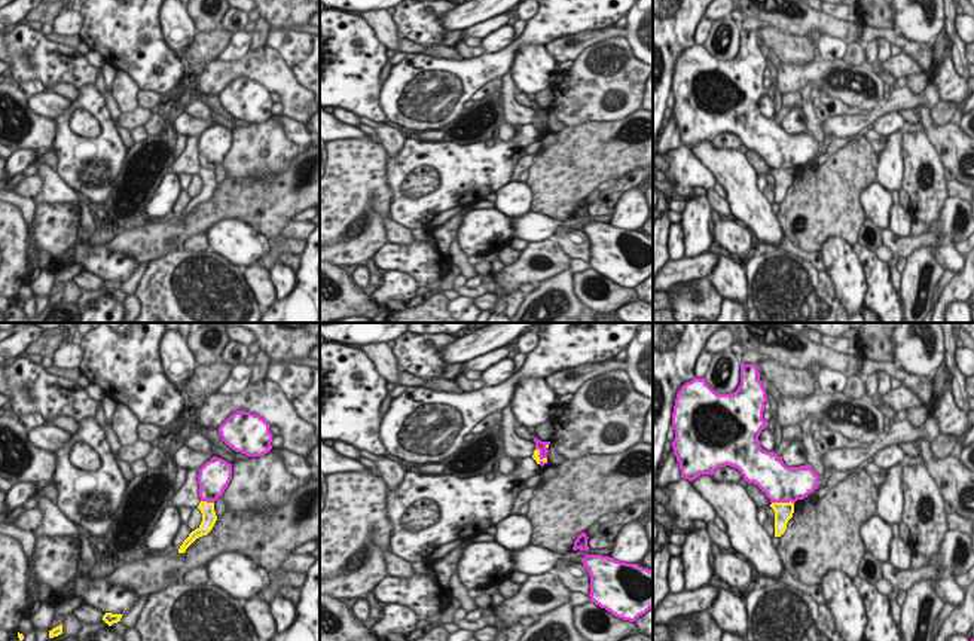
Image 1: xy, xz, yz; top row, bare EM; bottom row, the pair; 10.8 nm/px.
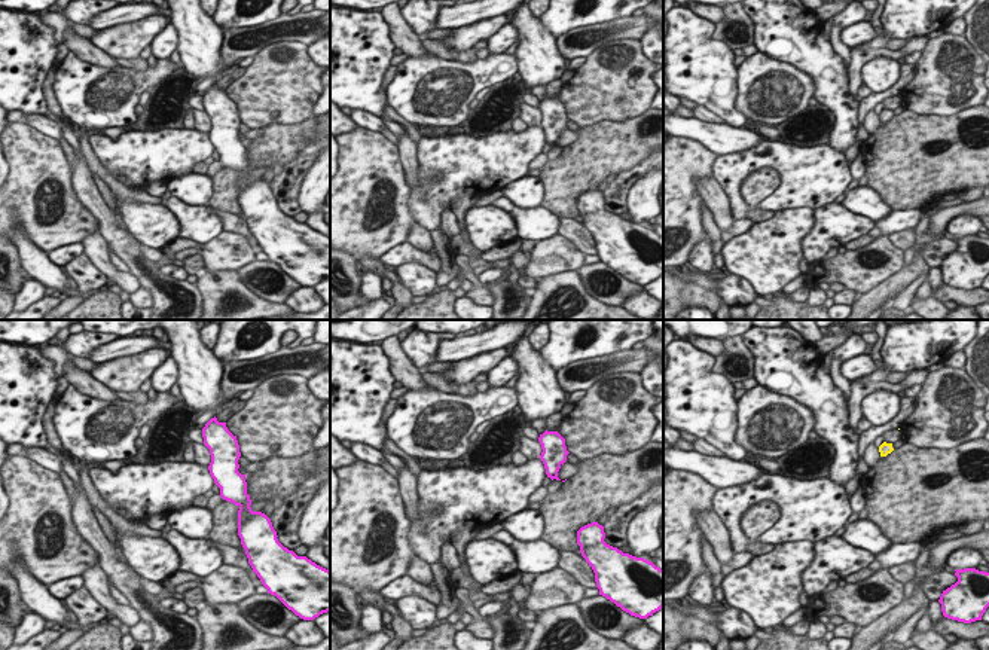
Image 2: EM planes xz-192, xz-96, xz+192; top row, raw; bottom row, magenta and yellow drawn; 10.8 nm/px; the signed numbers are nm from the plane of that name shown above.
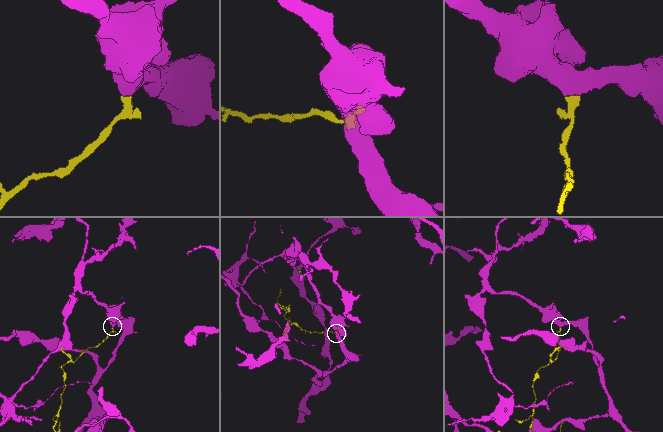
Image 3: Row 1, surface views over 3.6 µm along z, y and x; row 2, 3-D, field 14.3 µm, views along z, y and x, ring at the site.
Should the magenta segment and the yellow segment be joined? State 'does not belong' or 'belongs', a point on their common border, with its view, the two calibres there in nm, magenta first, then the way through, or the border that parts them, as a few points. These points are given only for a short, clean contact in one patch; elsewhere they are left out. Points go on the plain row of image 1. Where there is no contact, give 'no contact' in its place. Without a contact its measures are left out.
does not belong; meets magenta in yz at (782, 168); 400 nm thick on the magenta side, 190 nm on the other; border along yz (793, 168), (772, 170)

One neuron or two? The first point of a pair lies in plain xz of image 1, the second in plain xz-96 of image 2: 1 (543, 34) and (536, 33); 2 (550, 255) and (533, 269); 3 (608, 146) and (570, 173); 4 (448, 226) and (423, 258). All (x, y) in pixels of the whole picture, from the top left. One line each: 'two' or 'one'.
1: two
2: one
3: one
4: one

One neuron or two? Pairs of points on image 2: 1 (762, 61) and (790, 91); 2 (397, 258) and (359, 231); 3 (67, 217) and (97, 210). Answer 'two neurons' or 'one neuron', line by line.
1: one neuron
2: two neurons
3: two neurons

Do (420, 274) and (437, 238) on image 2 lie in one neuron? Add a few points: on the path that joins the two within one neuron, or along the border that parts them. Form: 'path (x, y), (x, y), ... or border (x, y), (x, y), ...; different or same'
border (435, 274), (437, 284); different

